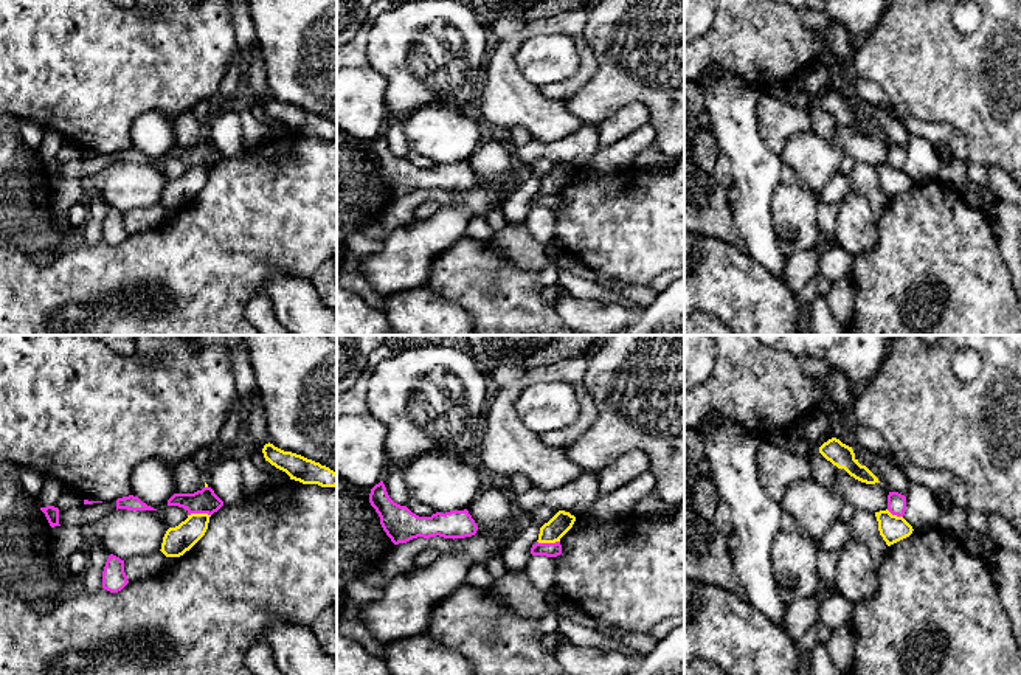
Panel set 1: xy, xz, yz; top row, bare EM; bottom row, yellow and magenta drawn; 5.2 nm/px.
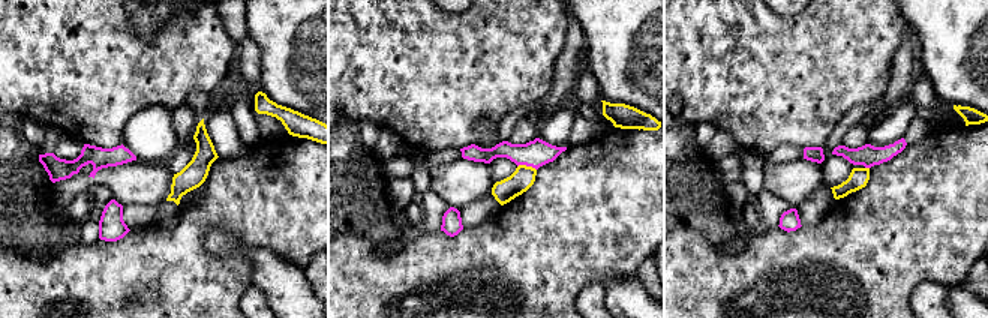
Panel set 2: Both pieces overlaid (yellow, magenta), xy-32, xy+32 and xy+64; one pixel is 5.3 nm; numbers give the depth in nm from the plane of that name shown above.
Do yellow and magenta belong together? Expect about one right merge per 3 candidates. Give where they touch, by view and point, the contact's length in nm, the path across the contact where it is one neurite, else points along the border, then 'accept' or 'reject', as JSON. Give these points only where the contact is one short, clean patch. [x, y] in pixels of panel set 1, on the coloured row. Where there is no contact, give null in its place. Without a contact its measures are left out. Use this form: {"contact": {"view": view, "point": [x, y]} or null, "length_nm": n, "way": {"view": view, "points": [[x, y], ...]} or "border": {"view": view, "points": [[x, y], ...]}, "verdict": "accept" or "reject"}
{"contact": {"view": "xz", "point": [548, 542]}, "length_nm": 120, "border": {"view": "xz", "points": [[537, 540], [559, 542]]}, "verdict": "reject"}

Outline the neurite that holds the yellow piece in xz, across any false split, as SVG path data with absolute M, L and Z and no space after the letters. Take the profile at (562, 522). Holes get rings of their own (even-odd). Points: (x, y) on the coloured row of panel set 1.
M559 511L548 523L540 528L538 543L555 543L573 528L576 517Z

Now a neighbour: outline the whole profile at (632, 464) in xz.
M639 450L627 452L597 473L599 493L608 495L645 472L649 472L649 456Z

